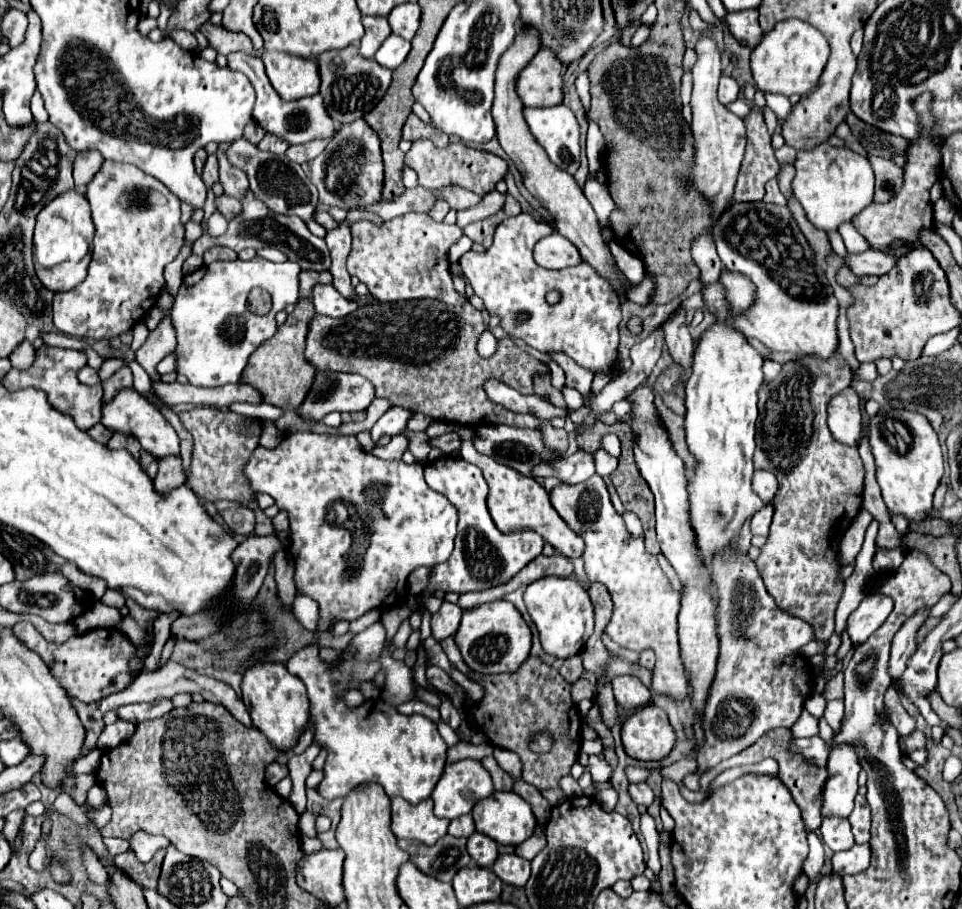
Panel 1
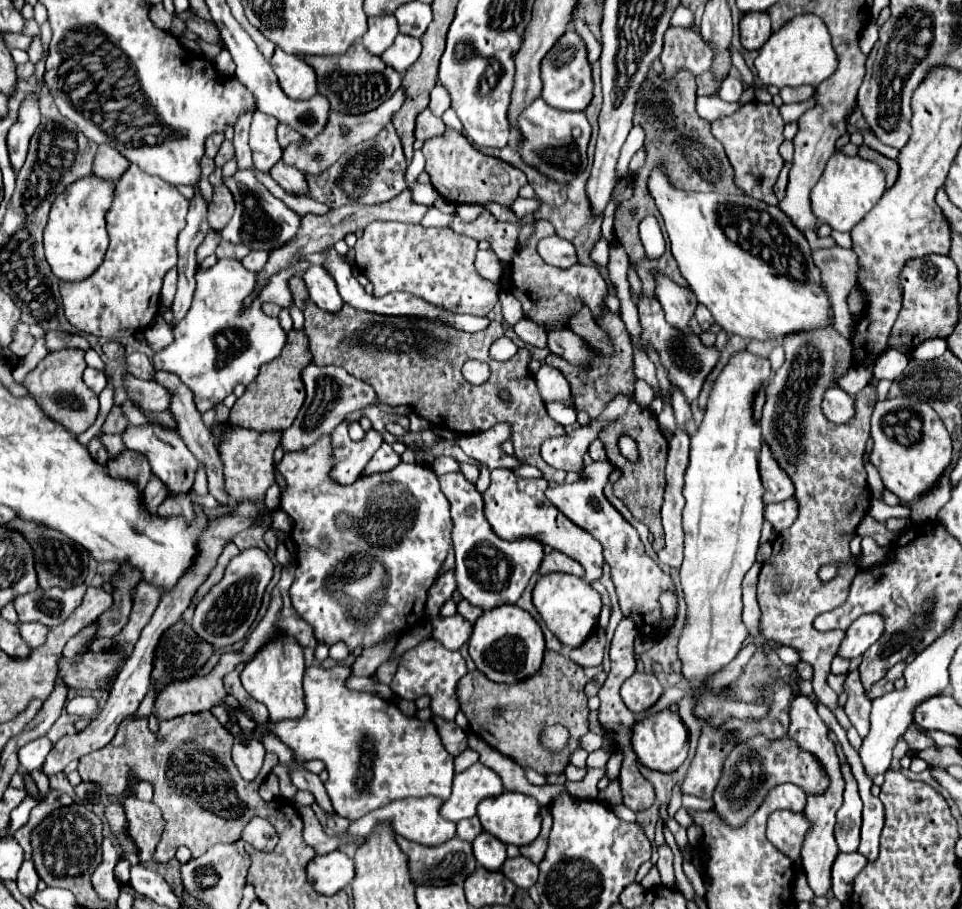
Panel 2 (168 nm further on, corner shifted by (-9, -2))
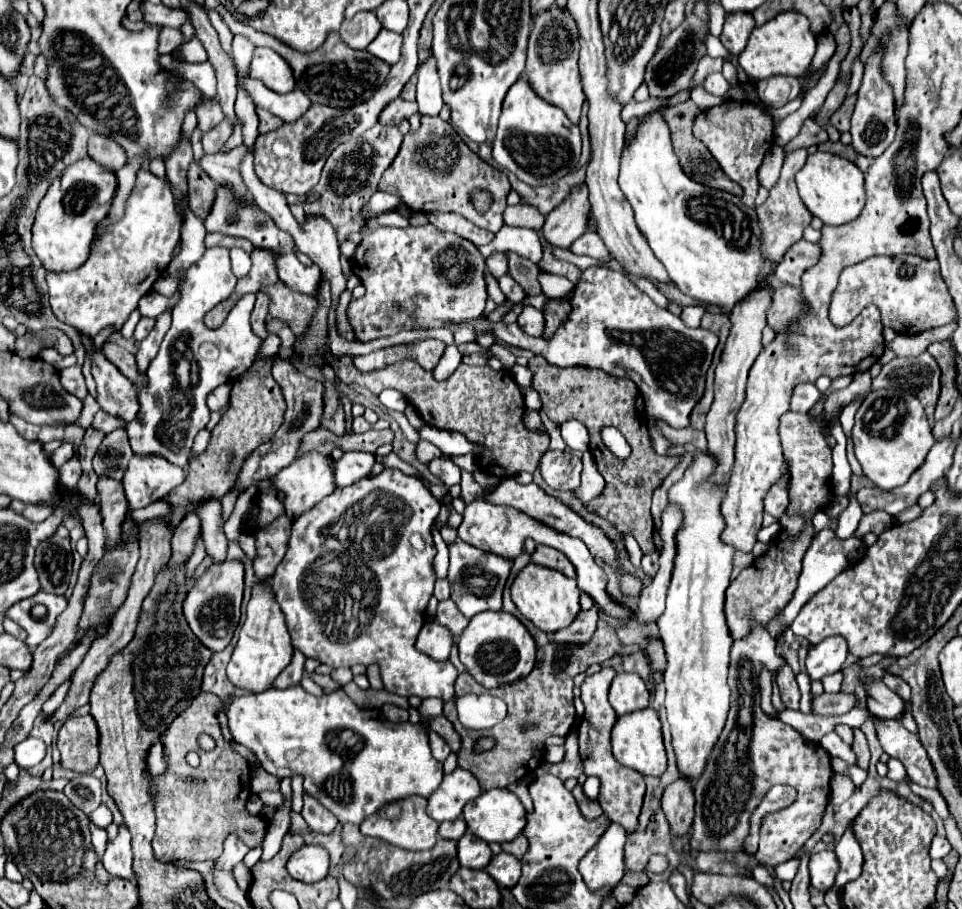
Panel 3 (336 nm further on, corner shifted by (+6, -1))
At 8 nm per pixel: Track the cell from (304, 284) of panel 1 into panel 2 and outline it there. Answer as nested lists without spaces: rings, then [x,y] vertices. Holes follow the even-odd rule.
[[[295,275],[291,279],[291,293],[295,297],[295,305],[303,311],[303,307],[307,307],[307,301],[309,301],[309,295],[307,295],[307,285],[303,283],[303,277],[301,275]]]

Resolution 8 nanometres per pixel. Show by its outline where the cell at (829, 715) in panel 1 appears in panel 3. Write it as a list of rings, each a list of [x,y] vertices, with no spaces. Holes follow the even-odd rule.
[[[834,774],[832,778],[832,788],[830,788],[830,804],[832,806],[840,806],[844,800],[848,800],[854,792],[854,784],[850,782],[850,778]]]

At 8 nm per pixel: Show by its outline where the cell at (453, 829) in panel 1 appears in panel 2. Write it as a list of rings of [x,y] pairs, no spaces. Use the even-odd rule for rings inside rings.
[[[469,817],[457,823],[457,837],[461,837],[463,841],[473,841],[479,833],[483,831],[479,817]]]

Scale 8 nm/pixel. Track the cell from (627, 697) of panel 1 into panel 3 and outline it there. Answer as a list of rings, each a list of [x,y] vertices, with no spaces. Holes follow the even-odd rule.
[[[616,674],[610,686],[610,704],[618,716],[650,706],[650,692],[638,674]]]

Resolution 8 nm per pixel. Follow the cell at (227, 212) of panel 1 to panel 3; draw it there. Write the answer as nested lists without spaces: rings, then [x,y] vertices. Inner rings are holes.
[[[192,162],[192,166],[188,168],[190,208],[204,220],[210,214],[214,198],[216,198],[216,184],[212,182],[212,178],[208,178],[208,174],[204,174],[198,162]]]

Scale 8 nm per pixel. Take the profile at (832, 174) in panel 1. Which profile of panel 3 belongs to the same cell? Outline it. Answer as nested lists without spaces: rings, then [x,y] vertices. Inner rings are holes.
[[[810,154],[804,168],[796,174],[796,186],[804,206],[824,224],[846,224],[858,218],[864,208],[864,174],[854,166],[854,162],[848,162],[846,158],[836,154]]]

